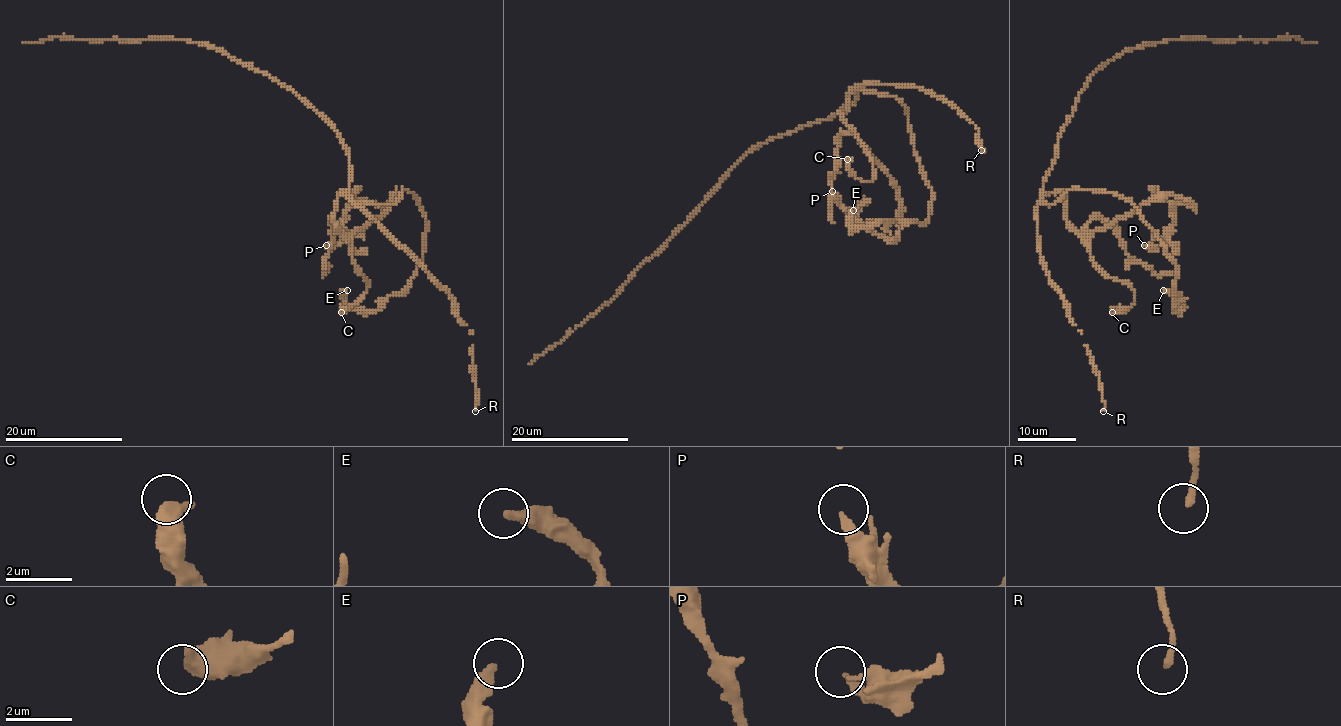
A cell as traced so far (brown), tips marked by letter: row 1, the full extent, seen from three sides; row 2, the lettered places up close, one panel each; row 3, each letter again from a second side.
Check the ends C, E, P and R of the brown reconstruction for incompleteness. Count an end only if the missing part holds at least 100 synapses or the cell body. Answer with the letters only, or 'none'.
none

